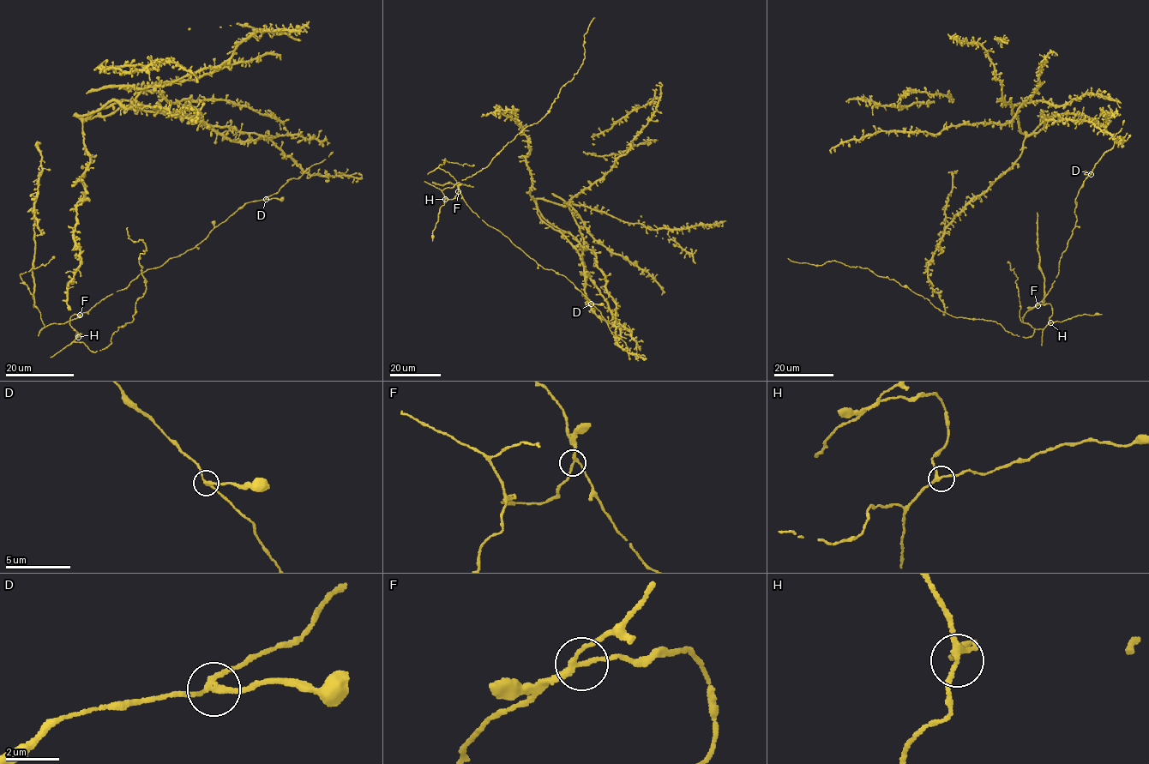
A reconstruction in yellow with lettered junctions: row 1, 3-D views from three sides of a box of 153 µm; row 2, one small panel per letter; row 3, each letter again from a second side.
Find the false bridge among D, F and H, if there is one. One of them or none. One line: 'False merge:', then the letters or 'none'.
False merge: D

